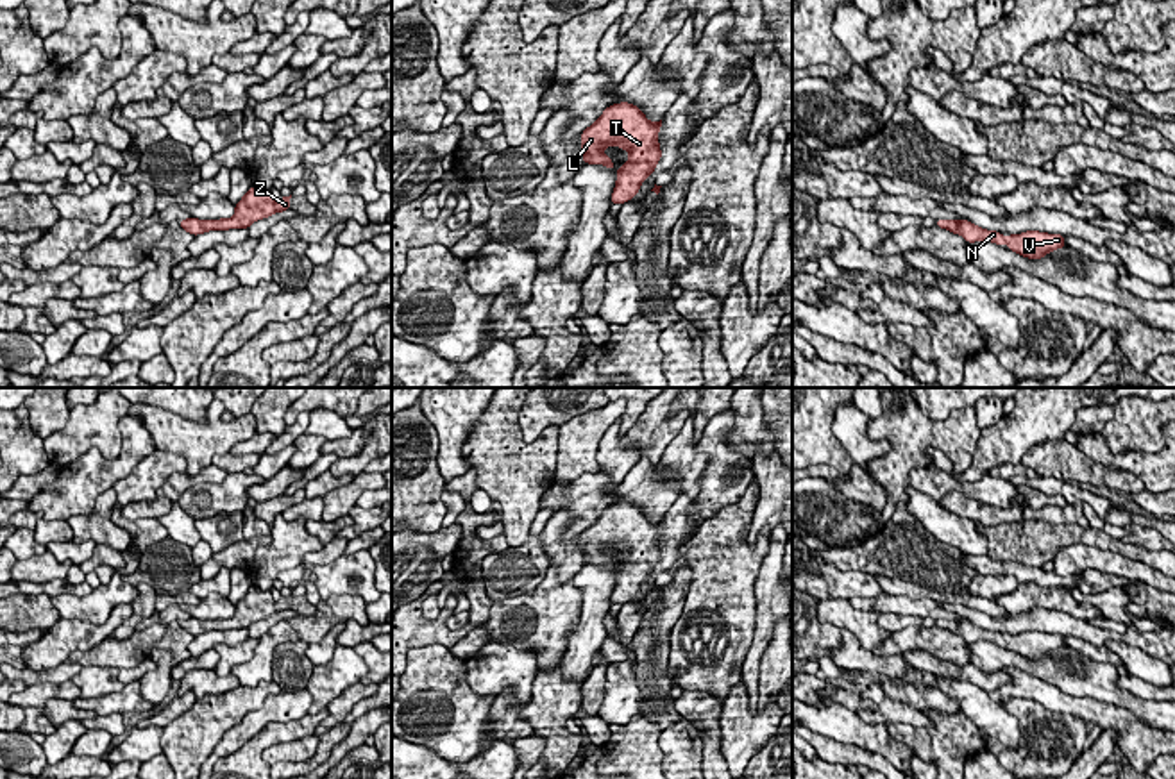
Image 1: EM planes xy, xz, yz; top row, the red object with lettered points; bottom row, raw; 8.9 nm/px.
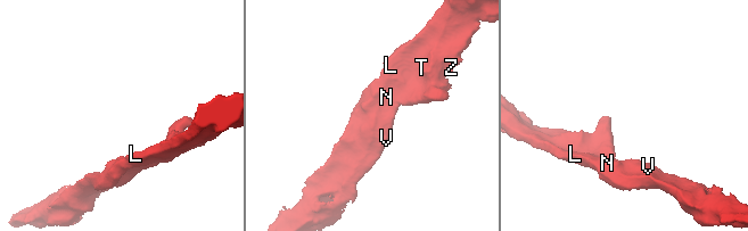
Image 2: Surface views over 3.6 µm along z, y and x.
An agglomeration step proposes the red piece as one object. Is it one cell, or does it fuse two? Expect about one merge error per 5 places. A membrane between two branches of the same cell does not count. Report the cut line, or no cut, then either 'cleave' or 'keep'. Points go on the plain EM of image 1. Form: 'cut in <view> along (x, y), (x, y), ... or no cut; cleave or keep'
no cut; keep

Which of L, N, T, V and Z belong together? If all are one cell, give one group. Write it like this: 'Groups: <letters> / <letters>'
Groups: L N T V Z

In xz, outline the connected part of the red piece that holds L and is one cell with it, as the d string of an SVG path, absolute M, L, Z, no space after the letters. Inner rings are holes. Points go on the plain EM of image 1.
M630 502L612 504L597 520L581 532L583 565L603 565L617 572L612 604L630 602L647 575L653 575L660 563L658 543L660 522L649 522L646 515ZM606 547L619 547L630 552L628 561L617 570L613 561L603 554Z

